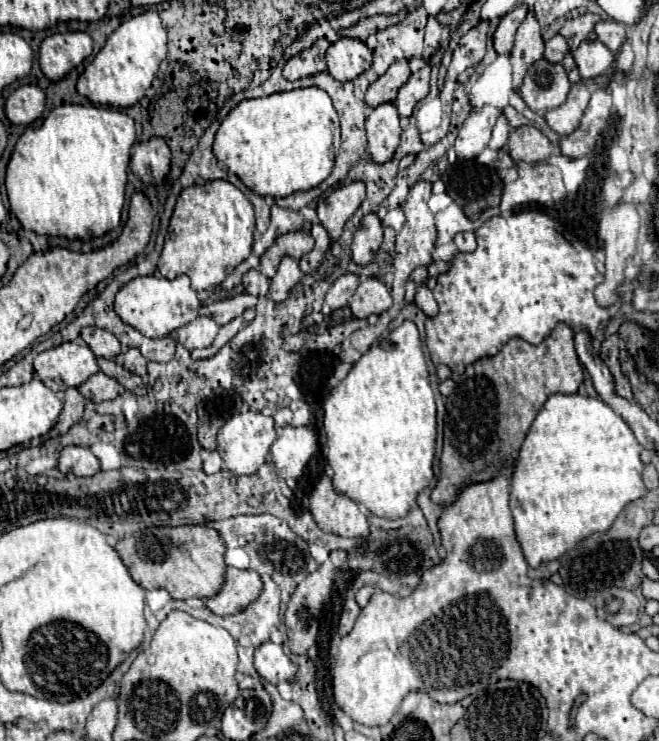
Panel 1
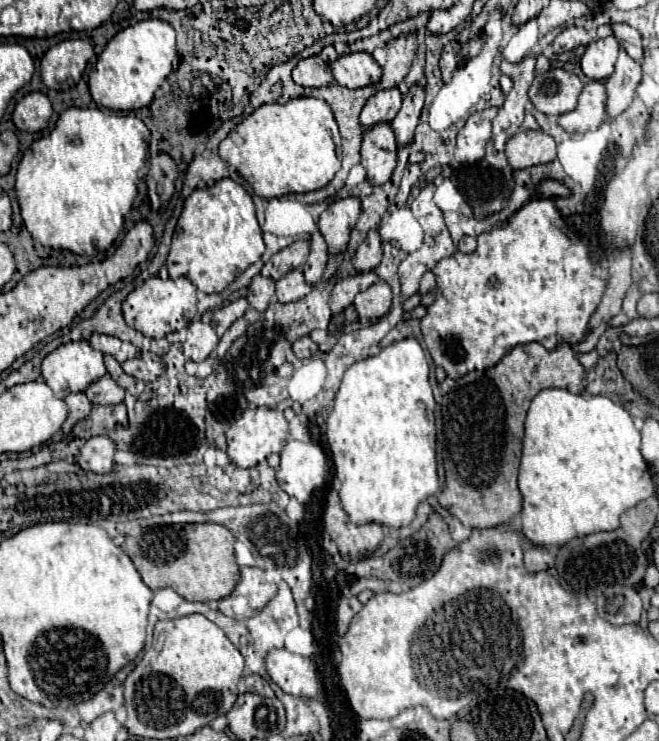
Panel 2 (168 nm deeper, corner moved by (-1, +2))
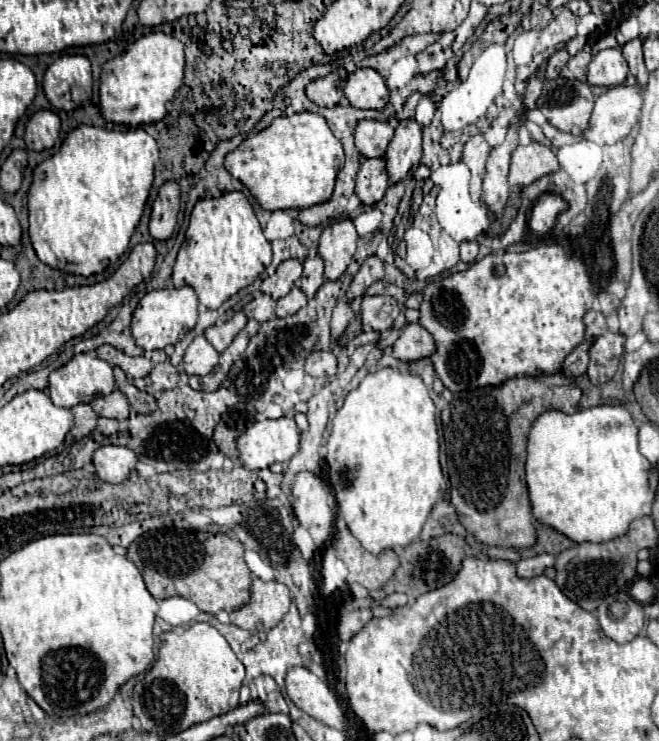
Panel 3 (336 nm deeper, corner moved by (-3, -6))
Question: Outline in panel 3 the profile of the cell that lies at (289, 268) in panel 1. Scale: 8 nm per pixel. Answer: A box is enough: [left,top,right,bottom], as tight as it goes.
[277,286,307,318]

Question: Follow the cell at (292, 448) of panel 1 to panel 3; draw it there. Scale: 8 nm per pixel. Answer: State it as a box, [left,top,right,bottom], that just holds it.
[291,472,333,546]

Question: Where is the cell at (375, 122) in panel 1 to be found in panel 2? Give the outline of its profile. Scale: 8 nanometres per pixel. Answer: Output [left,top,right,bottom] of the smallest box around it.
[361,124,397,186]

